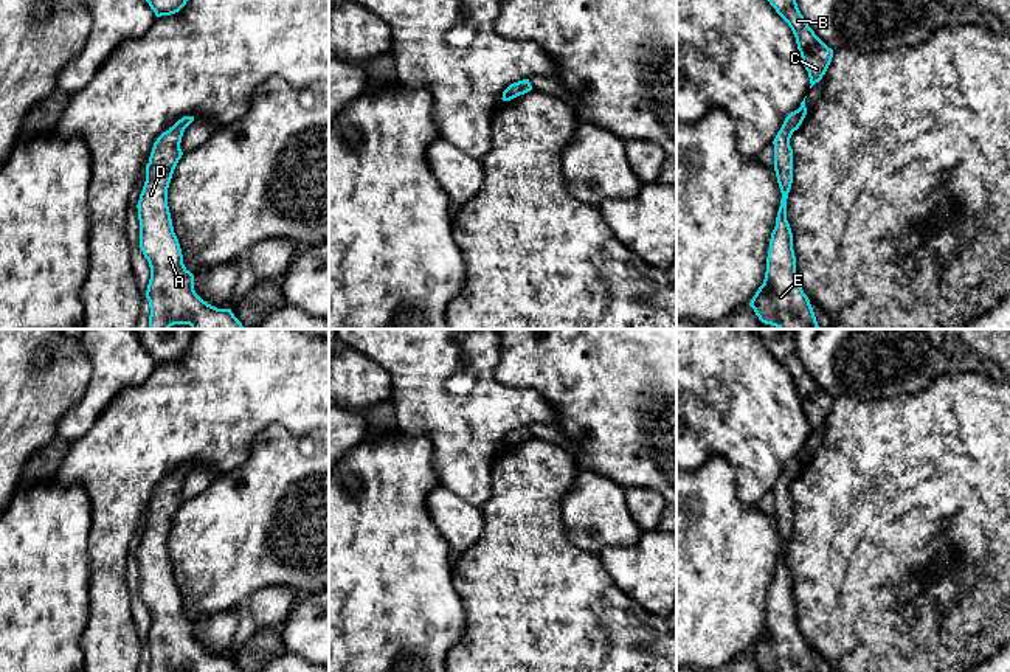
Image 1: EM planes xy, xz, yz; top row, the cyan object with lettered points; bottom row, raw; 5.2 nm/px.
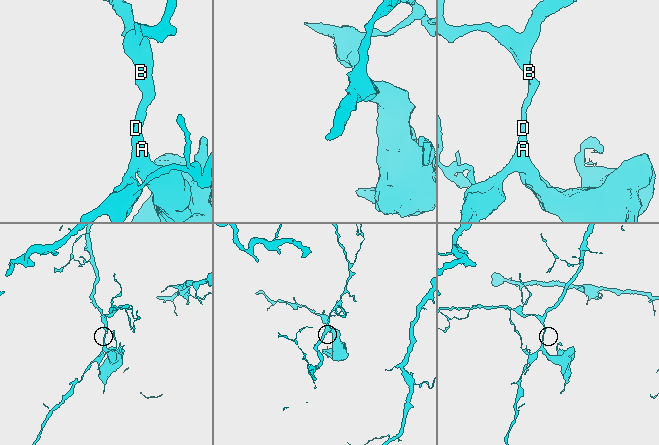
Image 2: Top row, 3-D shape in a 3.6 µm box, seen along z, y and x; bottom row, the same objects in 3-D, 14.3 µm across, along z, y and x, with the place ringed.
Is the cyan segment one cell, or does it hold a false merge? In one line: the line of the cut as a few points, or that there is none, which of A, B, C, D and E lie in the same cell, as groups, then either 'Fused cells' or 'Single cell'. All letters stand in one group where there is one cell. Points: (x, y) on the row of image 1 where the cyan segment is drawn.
Split along xy (183, 128), (169, 131). Groups: A D E / B C. Fused cells

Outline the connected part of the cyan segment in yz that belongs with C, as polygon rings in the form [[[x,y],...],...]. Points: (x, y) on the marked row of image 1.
[[[796,0],[768,2],[776,9],[776,12],[788,23],[796,37],[797,50],[801,53],[802,64],[808,71],[811,88],[825,74],[833,57],[833,50],[828,48],[808,26],[797,8]]]

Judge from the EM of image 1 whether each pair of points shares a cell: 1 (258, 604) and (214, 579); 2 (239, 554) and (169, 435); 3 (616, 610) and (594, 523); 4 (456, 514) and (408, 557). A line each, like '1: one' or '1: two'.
1: two
2: two
3: two
4: two

